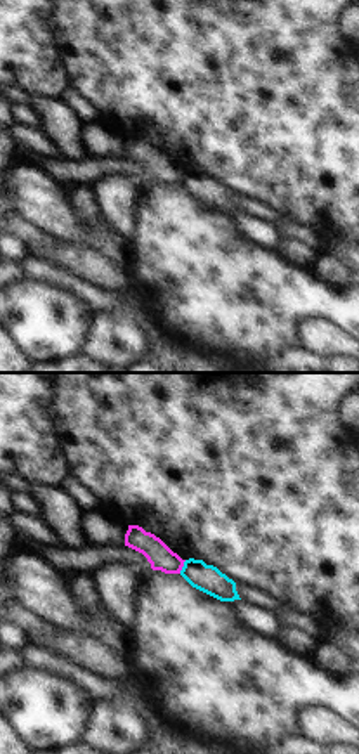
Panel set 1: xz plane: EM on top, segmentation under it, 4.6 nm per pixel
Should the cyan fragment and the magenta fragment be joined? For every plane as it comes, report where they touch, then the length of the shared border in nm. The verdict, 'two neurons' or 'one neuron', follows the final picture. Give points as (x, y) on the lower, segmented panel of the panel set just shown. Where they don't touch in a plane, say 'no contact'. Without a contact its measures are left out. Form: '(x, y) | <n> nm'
(182, 567) | 70 nm

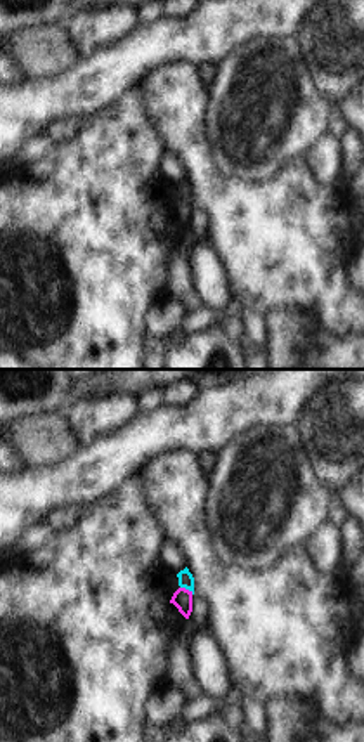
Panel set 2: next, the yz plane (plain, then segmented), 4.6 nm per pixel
(188, 588) | 70 nm

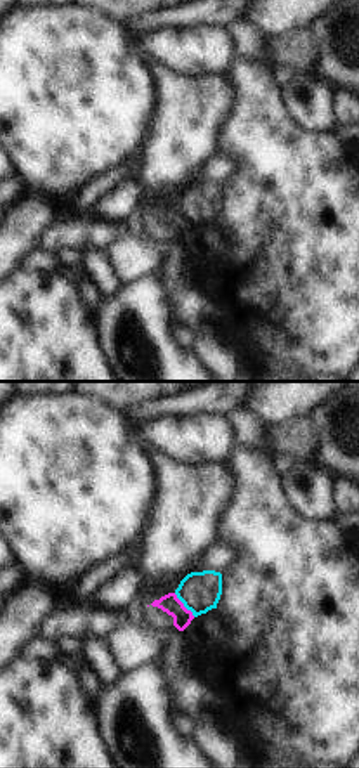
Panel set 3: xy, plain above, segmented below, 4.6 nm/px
(184, 605) | 150 nm

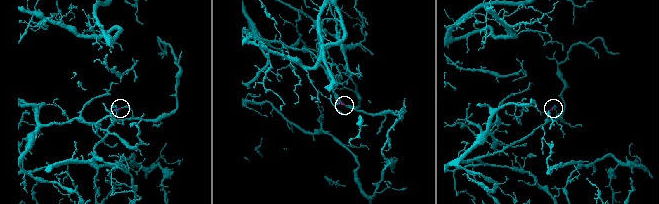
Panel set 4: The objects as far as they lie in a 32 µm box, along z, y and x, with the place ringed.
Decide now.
two neurons

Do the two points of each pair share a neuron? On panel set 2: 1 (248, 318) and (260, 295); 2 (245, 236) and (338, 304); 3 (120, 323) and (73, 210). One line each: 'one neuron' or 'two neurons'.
1: two neurons
2: one neuron
3: one neuron

